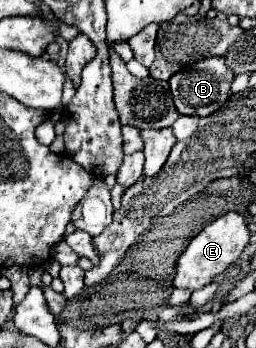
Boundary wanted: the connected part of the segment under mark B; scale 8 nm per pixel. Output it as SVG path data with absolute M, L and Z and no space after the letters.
M213 57L213 59L203 59L195 65L189 65L181 71L177 71L169 79L169 85L171 85L171 95L175 101L175 107L181 115L207 117L227 103L231 81L233 81L233 73L229 73L229 67L225 67L223 57Z

